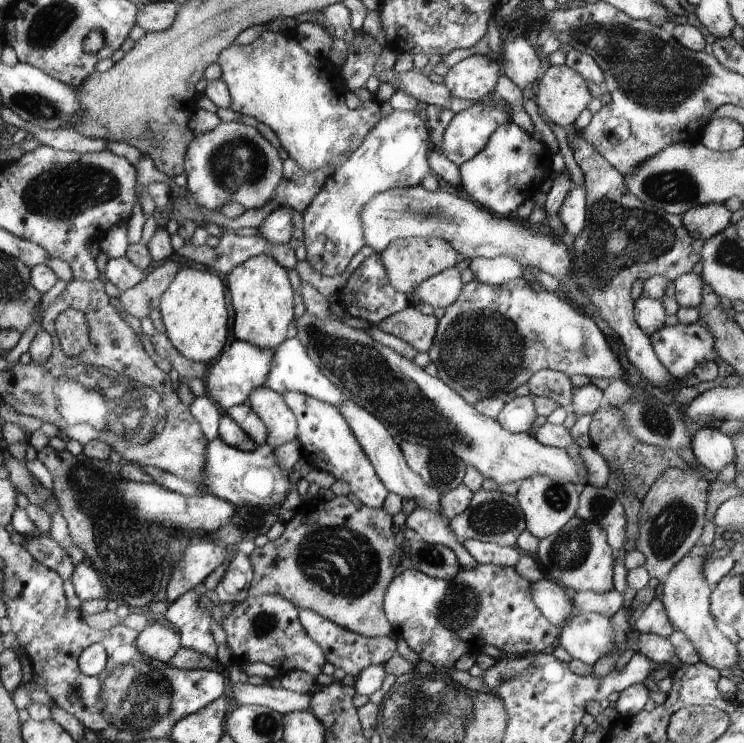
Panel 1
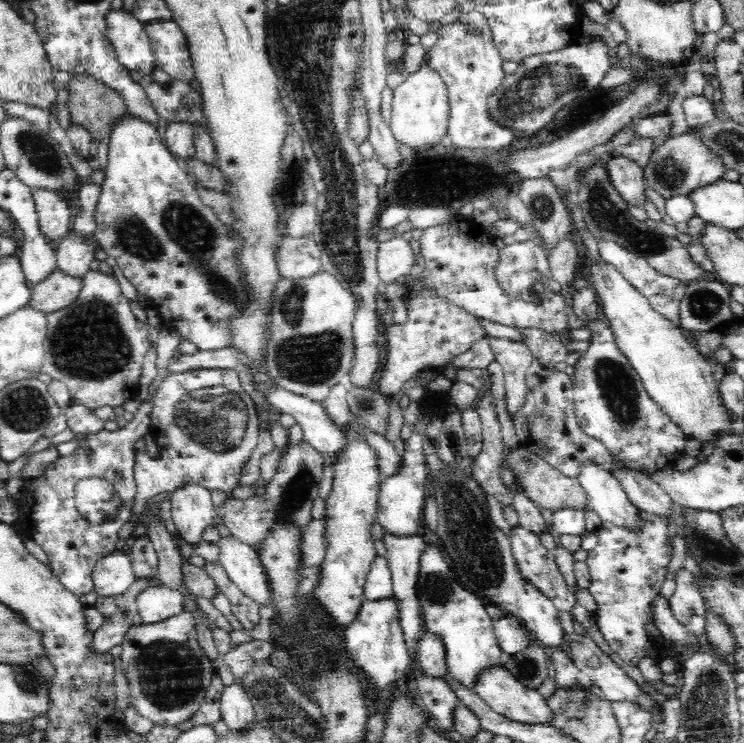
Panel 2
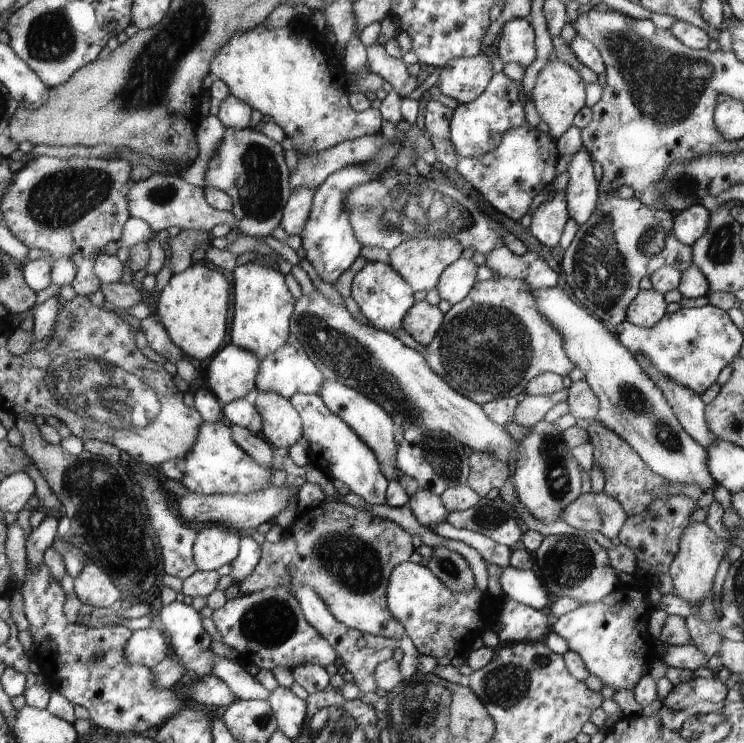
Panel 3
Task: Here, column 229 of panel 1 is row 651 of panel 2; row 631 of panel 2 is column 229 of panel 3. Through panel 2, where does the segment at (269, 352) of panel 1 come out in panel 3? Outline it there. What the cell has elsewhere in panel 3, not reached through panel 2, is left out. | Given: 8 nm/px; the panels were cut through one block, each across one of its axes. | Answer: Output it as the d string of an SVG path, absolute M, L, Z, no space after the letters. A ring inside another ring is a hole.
M232 344L216 352L210 371L210 388L222 406L251 397L258 388L262 361Z

